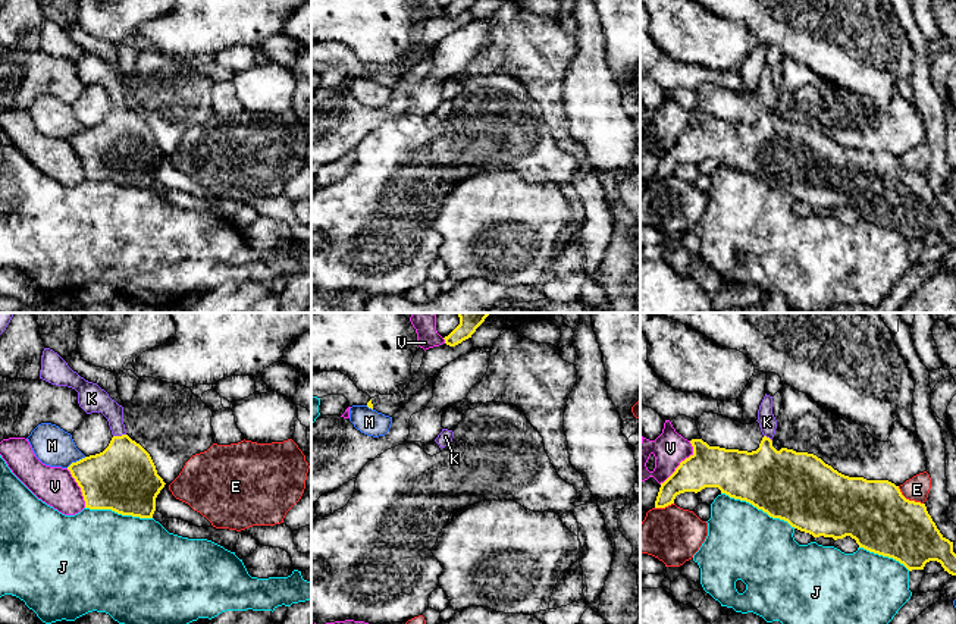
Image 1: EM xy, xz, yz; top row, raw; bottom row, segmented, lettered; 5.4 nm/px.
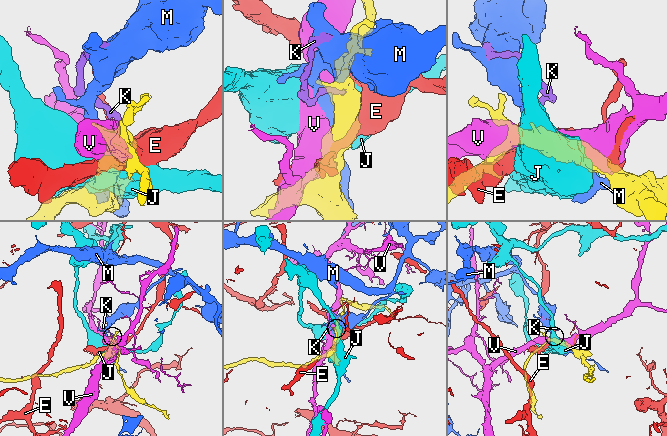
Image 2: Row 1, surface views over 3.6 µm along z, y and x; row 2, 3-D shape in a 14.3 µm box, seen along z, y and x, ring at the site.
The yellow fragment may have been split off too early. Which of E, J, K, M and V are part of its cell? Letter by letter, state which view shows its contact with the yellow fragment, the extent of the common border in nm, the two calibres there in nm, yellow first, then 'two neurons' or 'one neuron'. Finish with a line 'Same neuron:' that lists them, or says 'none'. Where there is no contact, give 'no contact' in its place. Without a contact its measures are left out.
E: contact in yz; length 170 nm; calibres 360 and 130 nm; two neurons
J: contact in yz; length 460 nm; calibres 380 and 400 nm; two neurons
K: contact in xy; length 70 nm; calibres 360 and 140 nm; one neuron
M: contact in xy; length 130 nm; calibres 340 and 220 nm; two neurons
V: contact in yz; length 300 nm; calibres 220 and 190 nm; two neurons
Same neuron: K

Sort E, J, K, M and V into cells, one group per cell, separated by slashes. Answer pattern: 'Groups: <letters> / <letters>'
Groups: E / J / K / M / V

